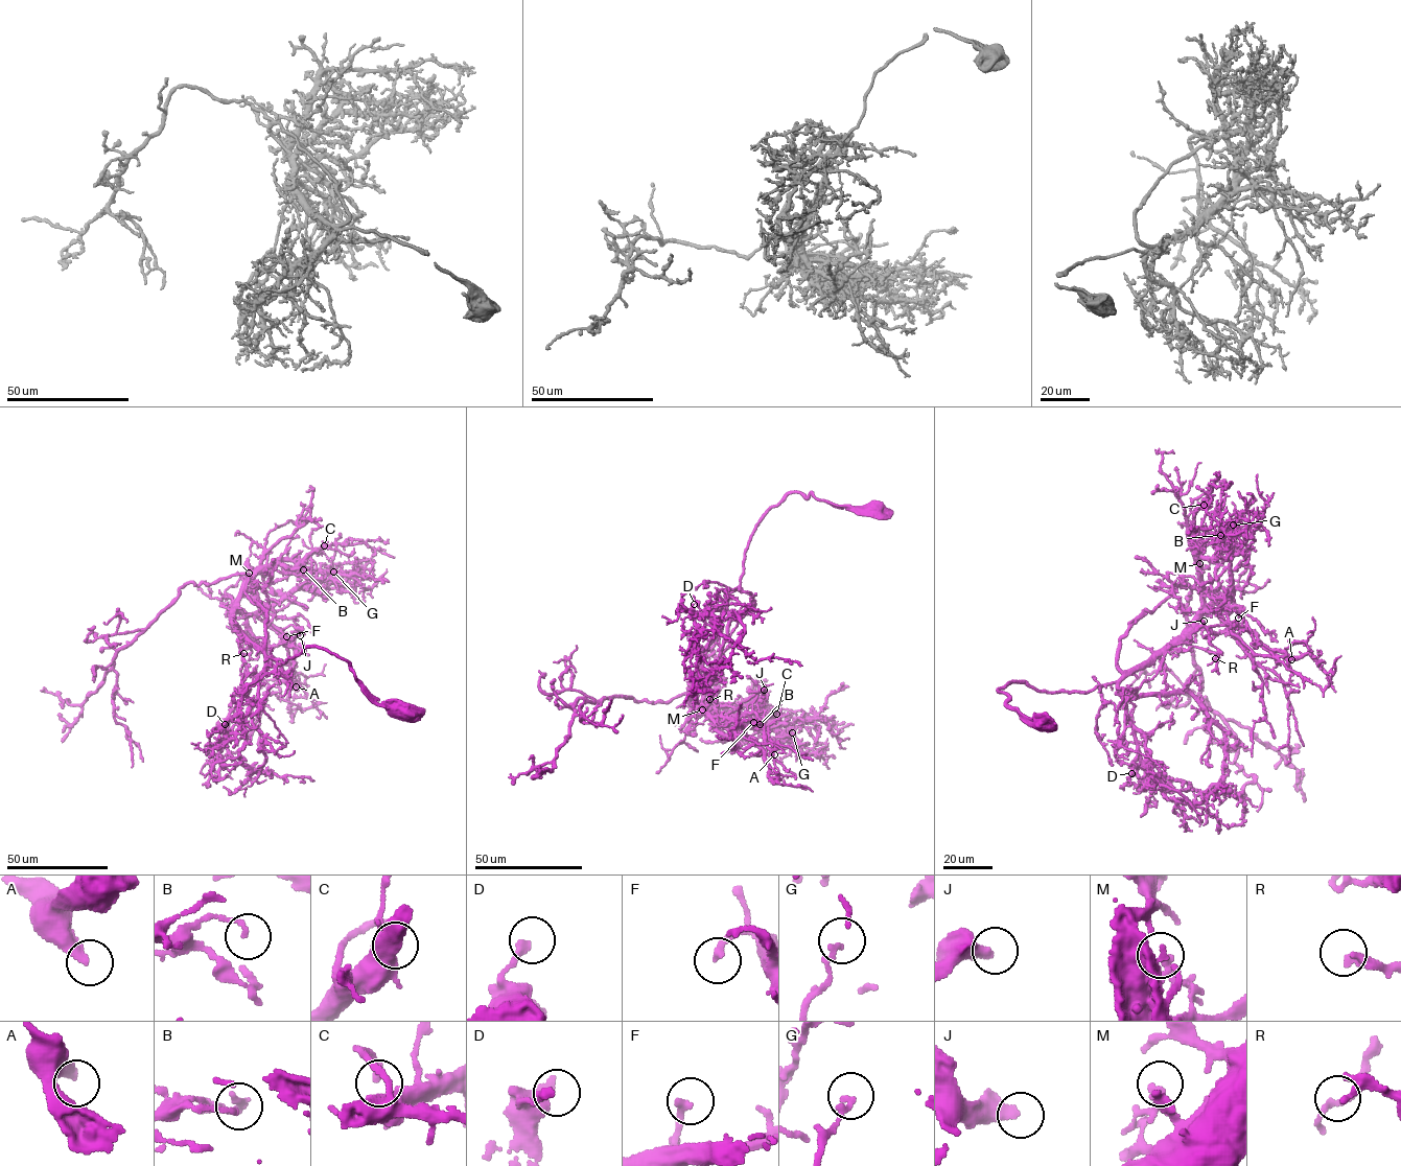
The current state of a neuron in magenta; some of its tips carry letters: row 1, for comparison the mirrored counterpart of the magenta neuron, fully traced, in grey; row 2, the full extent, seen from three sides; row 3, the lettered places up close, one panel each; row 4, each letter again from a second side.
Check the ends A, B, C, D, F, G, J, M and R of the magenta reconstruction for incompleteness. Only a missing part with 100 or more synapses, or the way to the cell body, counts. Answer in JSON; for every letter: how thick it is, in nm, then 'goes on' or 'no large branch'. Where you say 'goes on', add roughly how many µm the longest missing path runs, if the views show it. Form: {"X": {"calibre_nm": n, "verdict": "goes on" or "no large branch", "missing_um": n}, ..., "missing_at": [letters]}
{"A": {"calibre_nm": 360, "verdict": "goes on", "missing_um": 40}, "B": {"calibre_nm": 120, "verdict": "no large branch"}, "C": {"calibre_nm": 220, "verdict": "no large branch"}, "D": {"calibre_nm": 260, "verdict": "no large branch"}, "F": {"calibre_nm": 240, "verdict": "no large branch"}, "G": {"calibre_nm": 190, "verdict": "no large branch"}, "J": {"calibre_nm": 440, "verdict": "no large branch"}, "M": {"calibre_nm": 220, "verdict": "no large branch"}, "R": {"calibre_nm": 150, "verdict": "no large branch"}, "missing_at": ["A"]}

